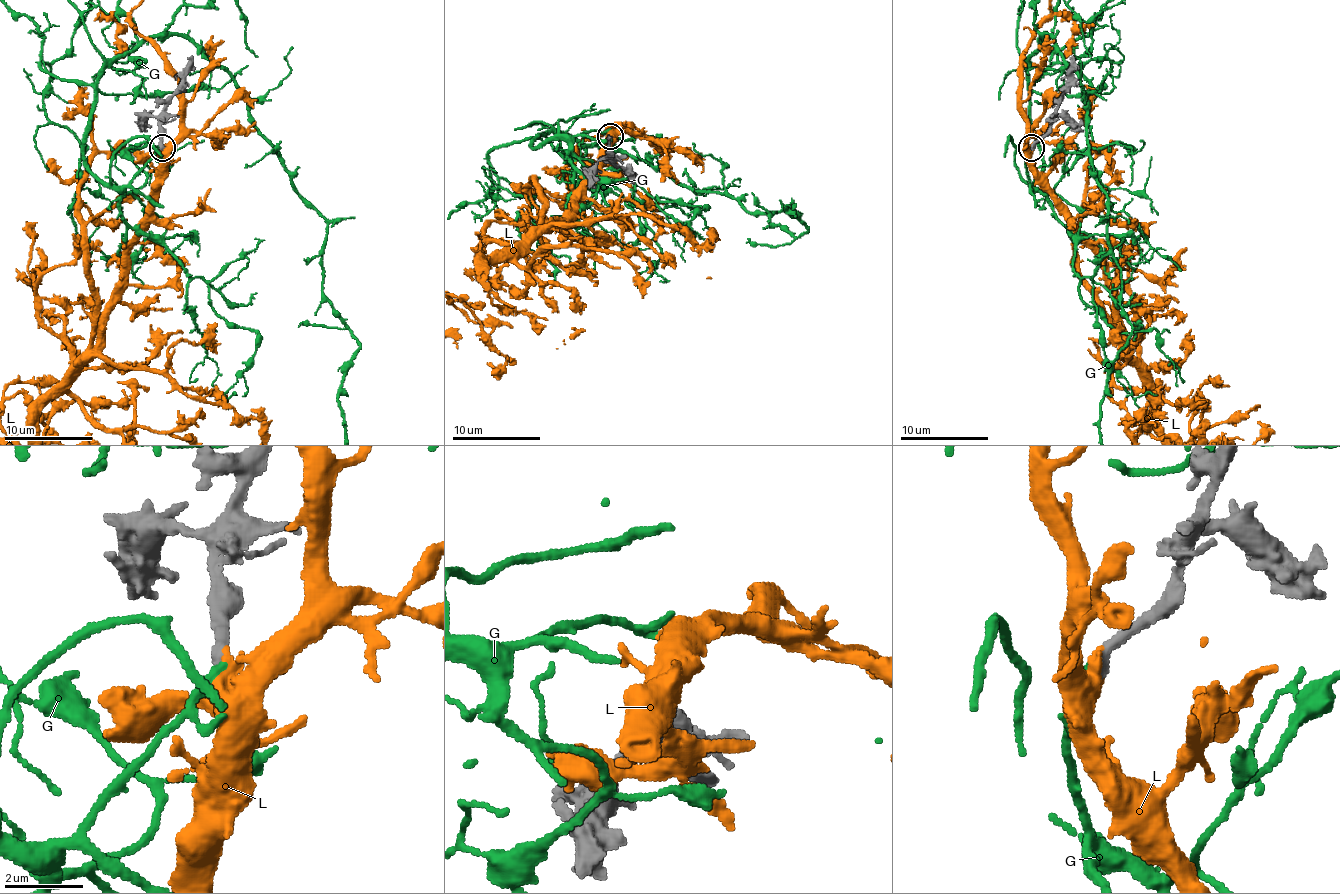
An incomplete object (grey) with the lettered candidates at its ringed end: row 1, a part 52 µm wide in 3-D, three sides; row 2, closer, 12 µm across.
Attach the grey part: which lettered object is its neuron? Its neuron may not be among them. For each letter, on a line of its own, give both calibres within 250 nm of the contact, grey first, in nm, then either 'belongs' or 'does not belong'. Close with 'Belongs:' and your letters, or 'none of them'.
G: 380 nm thick on the grey side, 240 nm on the other; does not belong
L: 420 nm thick on the grey side, 550 nm on the other; belongs
Belongs: L

